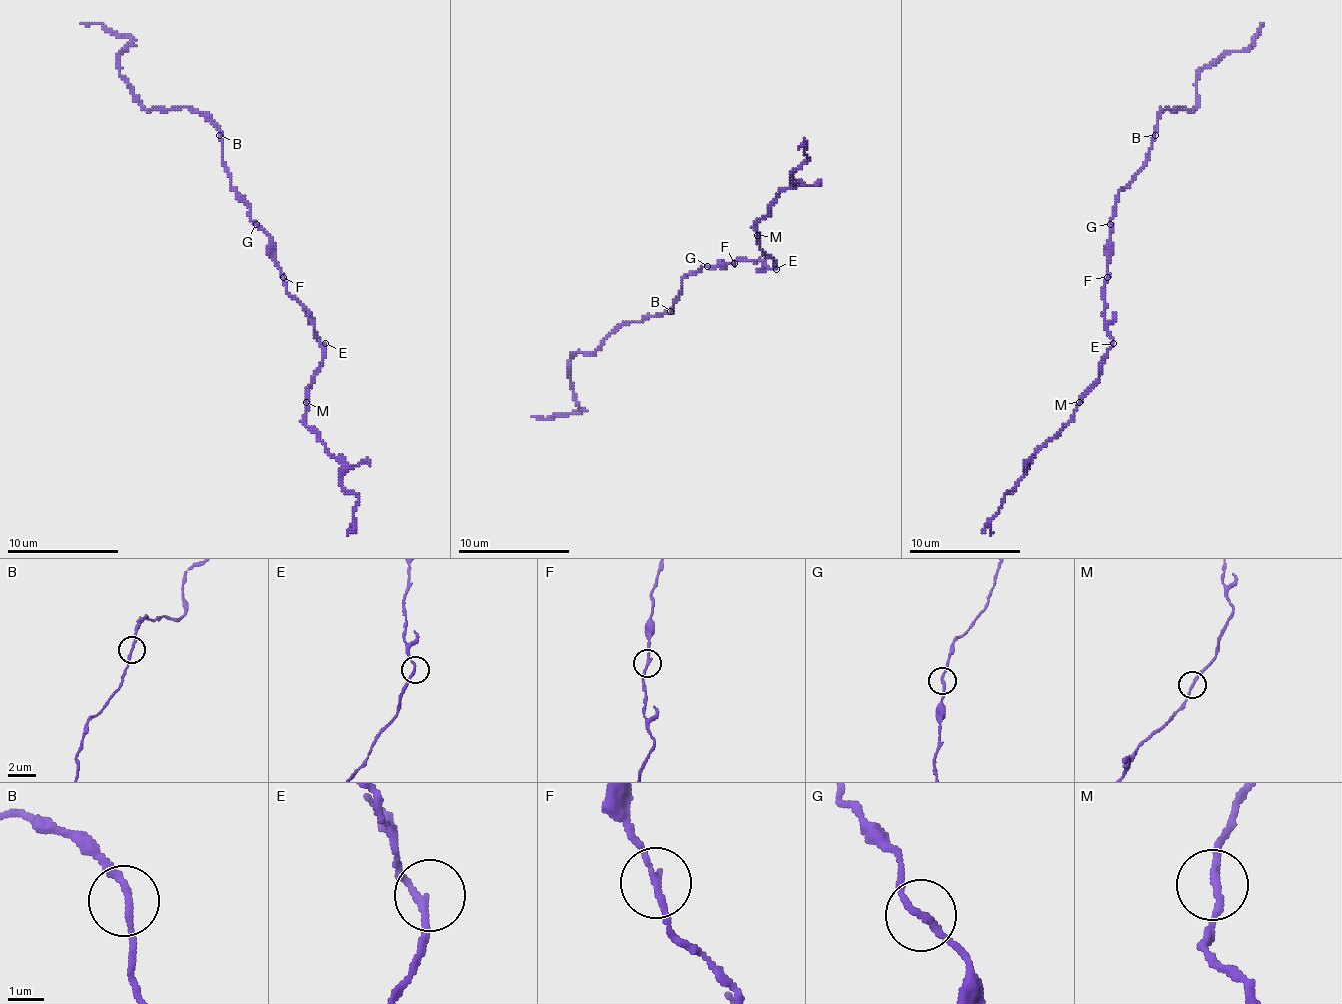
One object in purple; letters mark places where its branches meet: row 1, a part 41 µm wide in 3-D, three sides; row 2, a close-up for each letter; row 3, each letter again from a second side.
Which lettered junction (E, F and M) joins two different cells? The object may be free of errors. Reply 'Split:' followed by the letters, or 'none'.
Split: none

